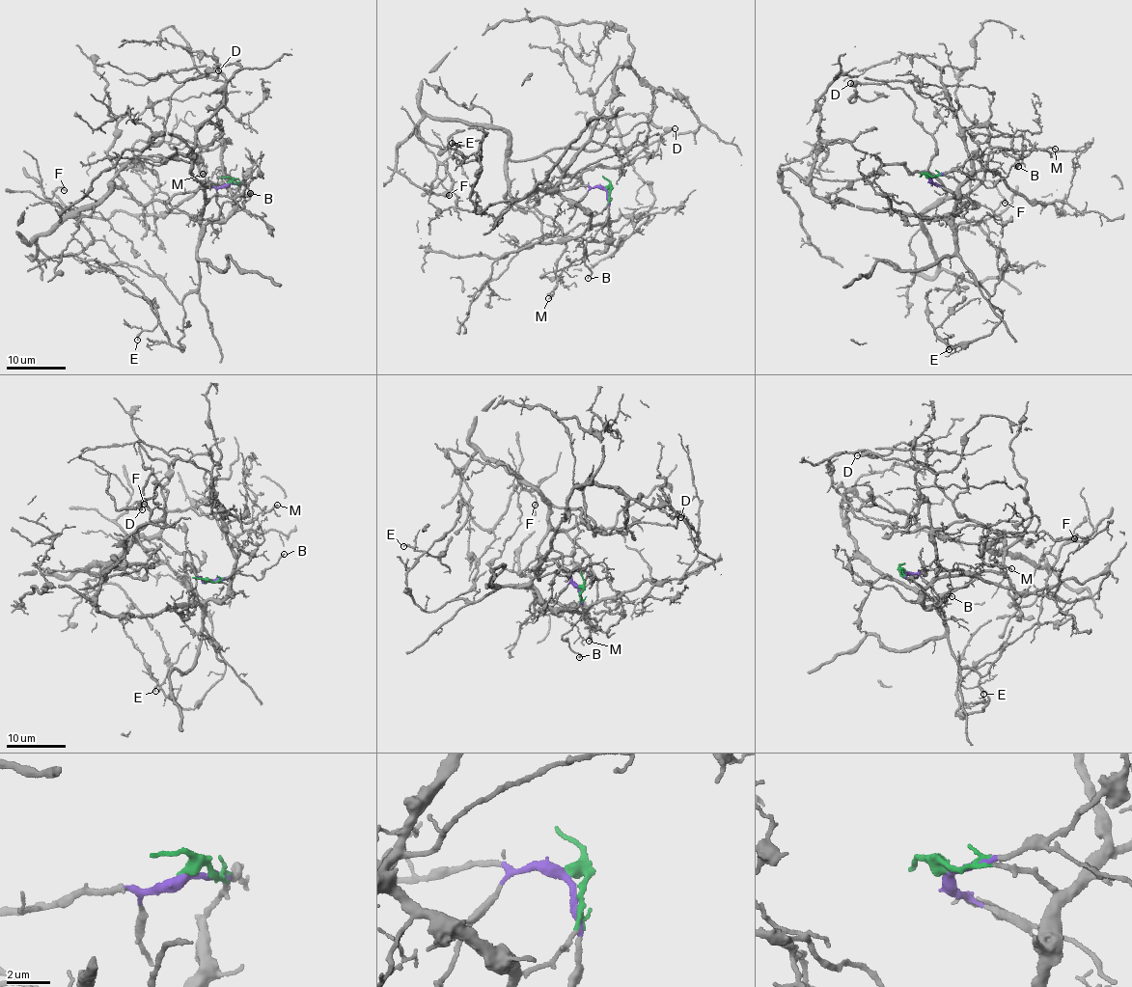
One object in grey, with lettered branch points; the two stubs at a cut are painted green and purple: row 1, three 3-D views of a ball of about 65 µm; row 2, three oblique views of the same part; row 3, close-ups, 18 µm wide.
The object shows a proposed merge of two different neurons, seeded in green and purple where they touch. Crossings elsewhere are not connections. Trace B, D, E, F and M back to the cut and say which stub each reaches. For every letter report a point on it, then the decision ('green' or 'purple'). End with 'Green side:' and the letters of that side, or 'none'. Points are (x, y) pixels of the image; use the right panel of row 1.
B: place (1018, 166); purple
D: place (850, 83); purple
E: place (949, 349); purple
F: place (1005, 203); purple
M: place (1055, 149); purple
Green side: none

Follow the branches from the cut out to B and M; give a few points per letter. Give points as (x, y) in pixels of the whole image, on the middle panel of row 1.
B: (605, 187), (607, 223), (585, 248), (584, 263), (591, 271), (588, 278)
M: (605, 187), (541, 189), (515, 199), (508, 184), (507, 198), (534, 206), (560, 226), (566, 249), (548, 298)

